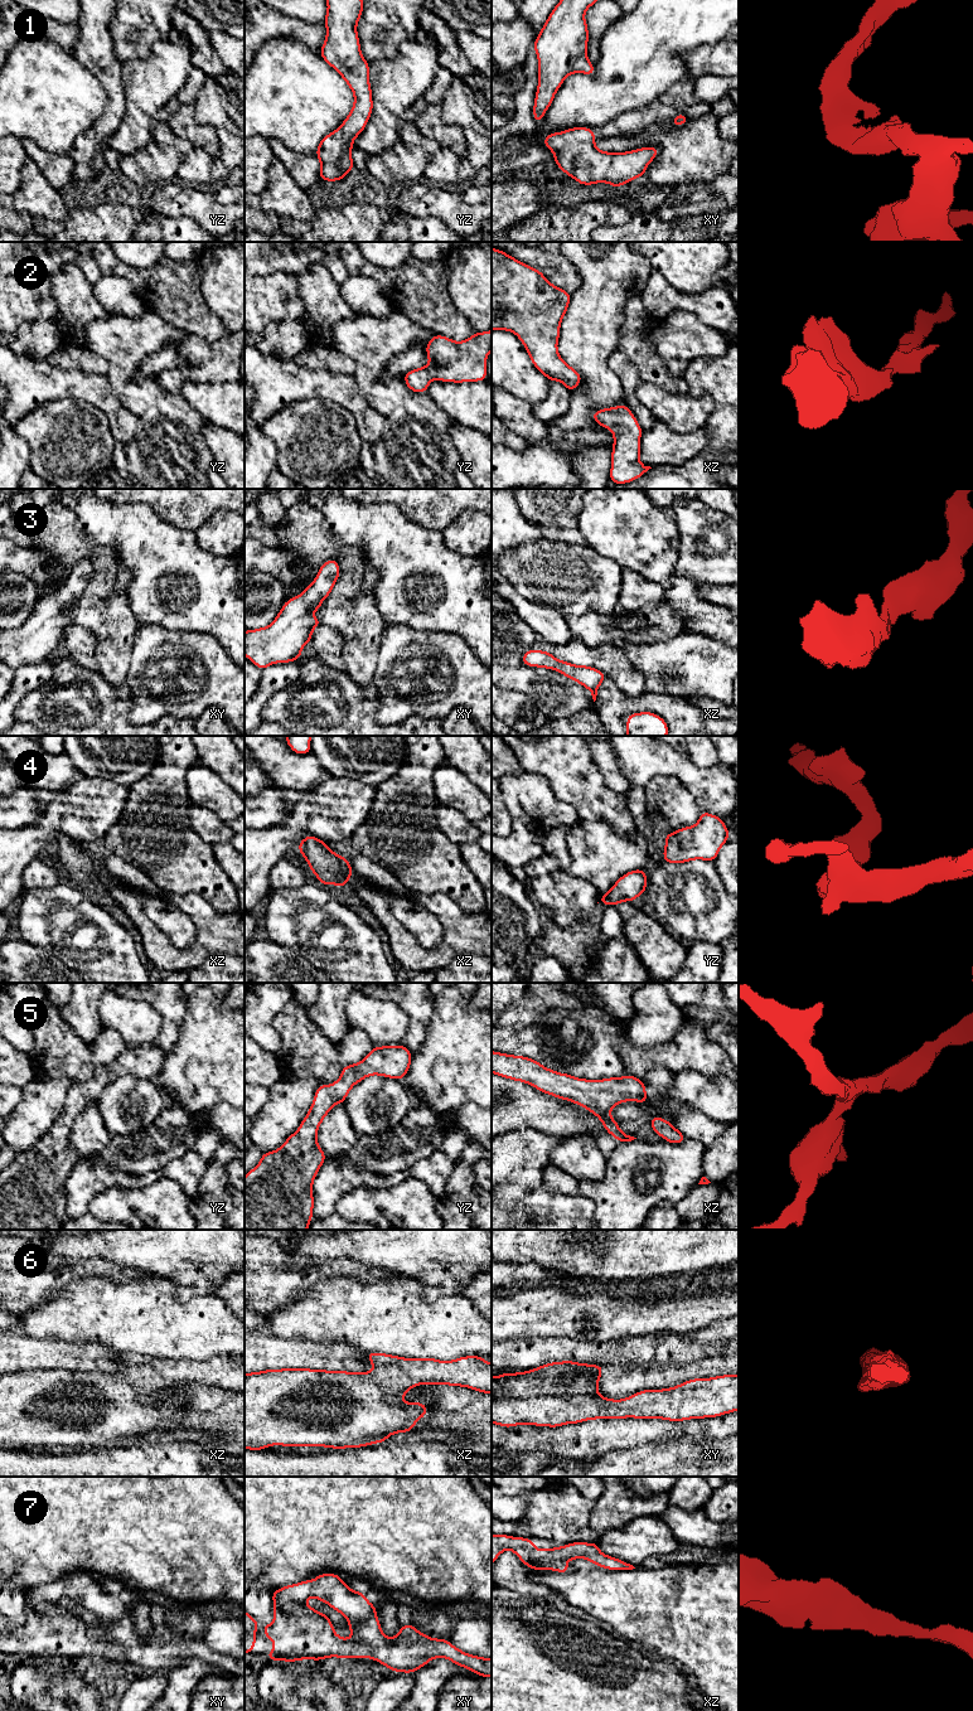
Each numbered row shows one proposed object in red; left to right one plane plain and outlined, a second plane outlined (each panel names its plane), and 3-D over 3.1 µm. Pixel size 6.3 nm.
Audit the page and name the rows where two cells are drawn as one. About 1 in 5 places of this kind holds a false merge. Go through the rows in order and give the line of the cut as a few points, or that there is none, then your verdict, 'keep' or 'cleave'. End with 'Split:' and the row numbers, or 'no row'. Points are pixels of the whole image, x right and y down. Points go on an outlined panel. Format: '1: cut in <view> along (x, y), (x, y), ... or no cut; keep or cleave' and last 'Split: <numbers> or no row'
1: no cut; keep
2: no cut; keep
3: no cut; keep
4: no cut; keep
5: no cut; keep
6: no cut; keep
7: no cut; keep
Split: no row

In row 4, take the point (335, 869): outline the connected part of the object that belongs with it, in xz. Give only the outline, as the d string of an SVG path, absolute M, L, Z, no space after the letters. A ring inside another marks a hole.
M306 835L299 843L297 849L323 886L347 887L348 879L354 876L349 859L334 853L316 837Z

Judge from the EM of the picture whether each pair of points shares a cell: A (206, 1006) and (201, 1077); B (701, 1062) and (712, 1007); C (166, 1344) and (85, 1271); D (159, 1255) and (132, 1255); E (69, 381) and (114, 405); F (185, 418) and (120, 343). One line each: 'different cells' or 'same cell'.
A: same cell
B: different cells
C: different cells
D: same cell
E: same cell
F: same cell

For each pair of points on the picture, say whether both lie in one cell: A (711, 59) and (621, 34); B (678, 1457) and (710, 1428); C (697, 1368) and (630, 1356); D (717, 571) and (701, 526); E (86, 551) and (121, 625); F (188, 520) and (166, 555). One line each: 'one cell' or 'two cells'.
A: two cells
B: two cells
C: two cells
D: one cell
E: one cell
F: two cells

